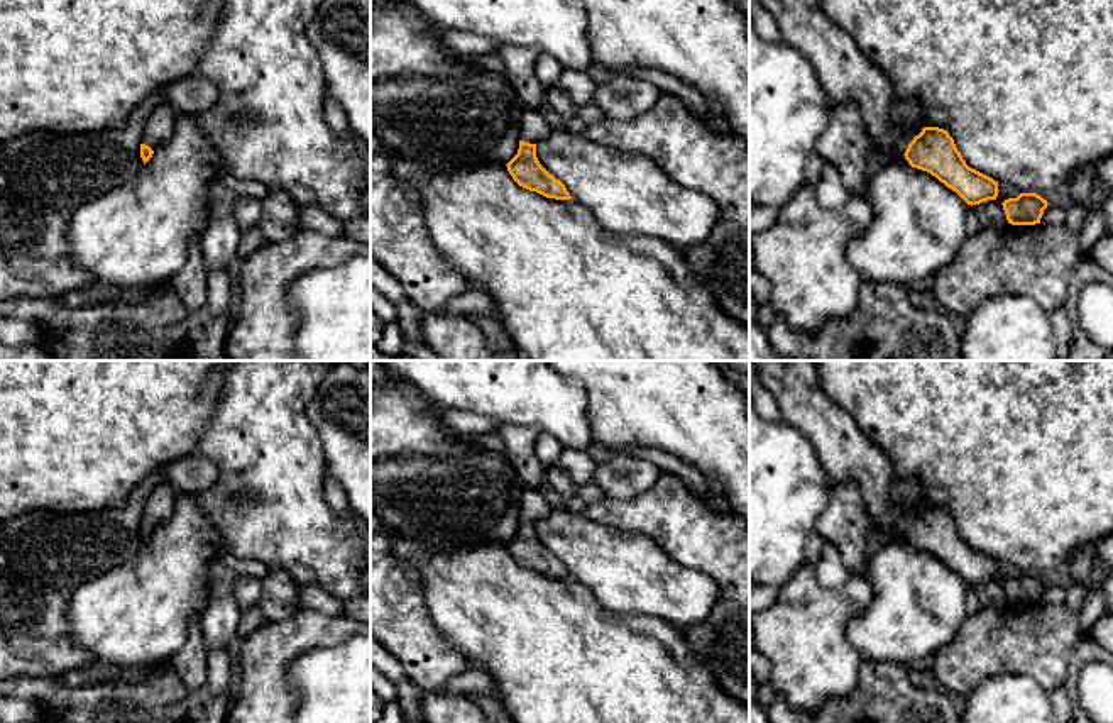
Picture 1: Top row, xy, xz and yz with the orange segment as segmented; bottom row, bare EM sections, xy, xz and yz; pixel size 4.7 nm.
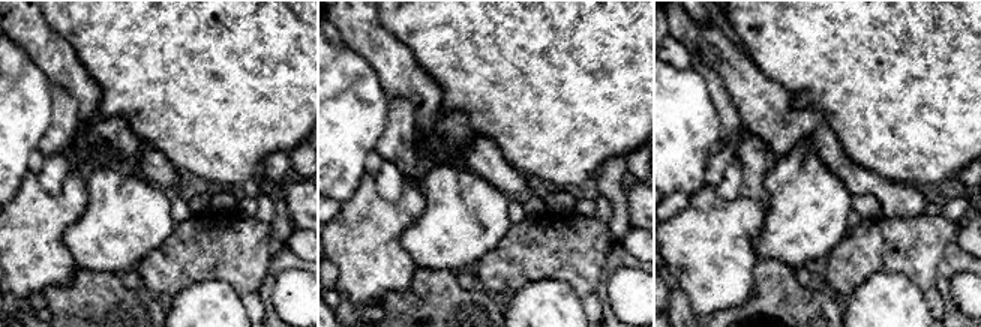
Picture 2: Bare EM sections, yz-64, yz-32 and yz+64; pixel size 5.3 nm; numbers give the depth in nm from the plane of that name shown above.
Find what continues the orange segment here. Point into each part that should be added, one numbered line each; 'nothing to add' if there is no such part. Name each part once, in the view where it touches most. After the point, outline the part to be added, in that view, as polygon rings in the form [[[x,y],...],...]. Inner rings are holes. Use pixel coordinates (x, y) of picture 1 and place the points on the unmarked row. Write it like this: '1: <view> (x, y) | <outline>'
1: yz (848, 454) | [[[754,361],[754,366],[783,418],[817,449],[829,479],[854,481],[869,518],[890,533],[905,533],[913,511],[891,501],[890,457],[825,395],[815,361]]]

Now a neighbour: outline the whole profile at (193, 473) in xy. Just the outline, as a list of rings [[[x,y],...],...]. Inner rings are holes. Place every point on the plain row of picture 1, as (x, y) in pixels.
[[[201,454],[149,472],[122,508],[86,513],[29,511],[0,523],[0,550],[8,569],[69,598],[90,579],[134,557],[144,545],[140,522],[149,494],[167,483],[198,494],[217,483],[217,466]]]

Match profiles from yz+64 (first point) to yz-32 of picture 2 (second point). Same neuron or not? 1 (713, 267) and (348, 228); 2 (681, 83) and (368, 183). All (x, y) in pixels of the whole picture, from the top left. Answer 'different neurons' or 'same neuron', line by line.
1: same neuron
2: different neurons

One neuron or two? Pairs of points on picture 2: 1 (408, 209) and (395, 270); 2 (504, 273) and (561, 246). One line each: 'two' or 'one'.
1: one
2: one

